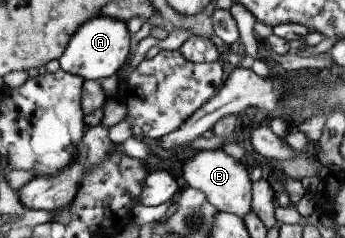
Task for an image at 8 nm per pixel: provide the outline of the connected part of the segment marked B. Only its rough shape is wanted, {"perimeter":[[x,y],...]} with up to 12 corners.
{"perimeter":[[221,148],[197,151],[175,171],[214,208],[253,213],[252,183]]}

